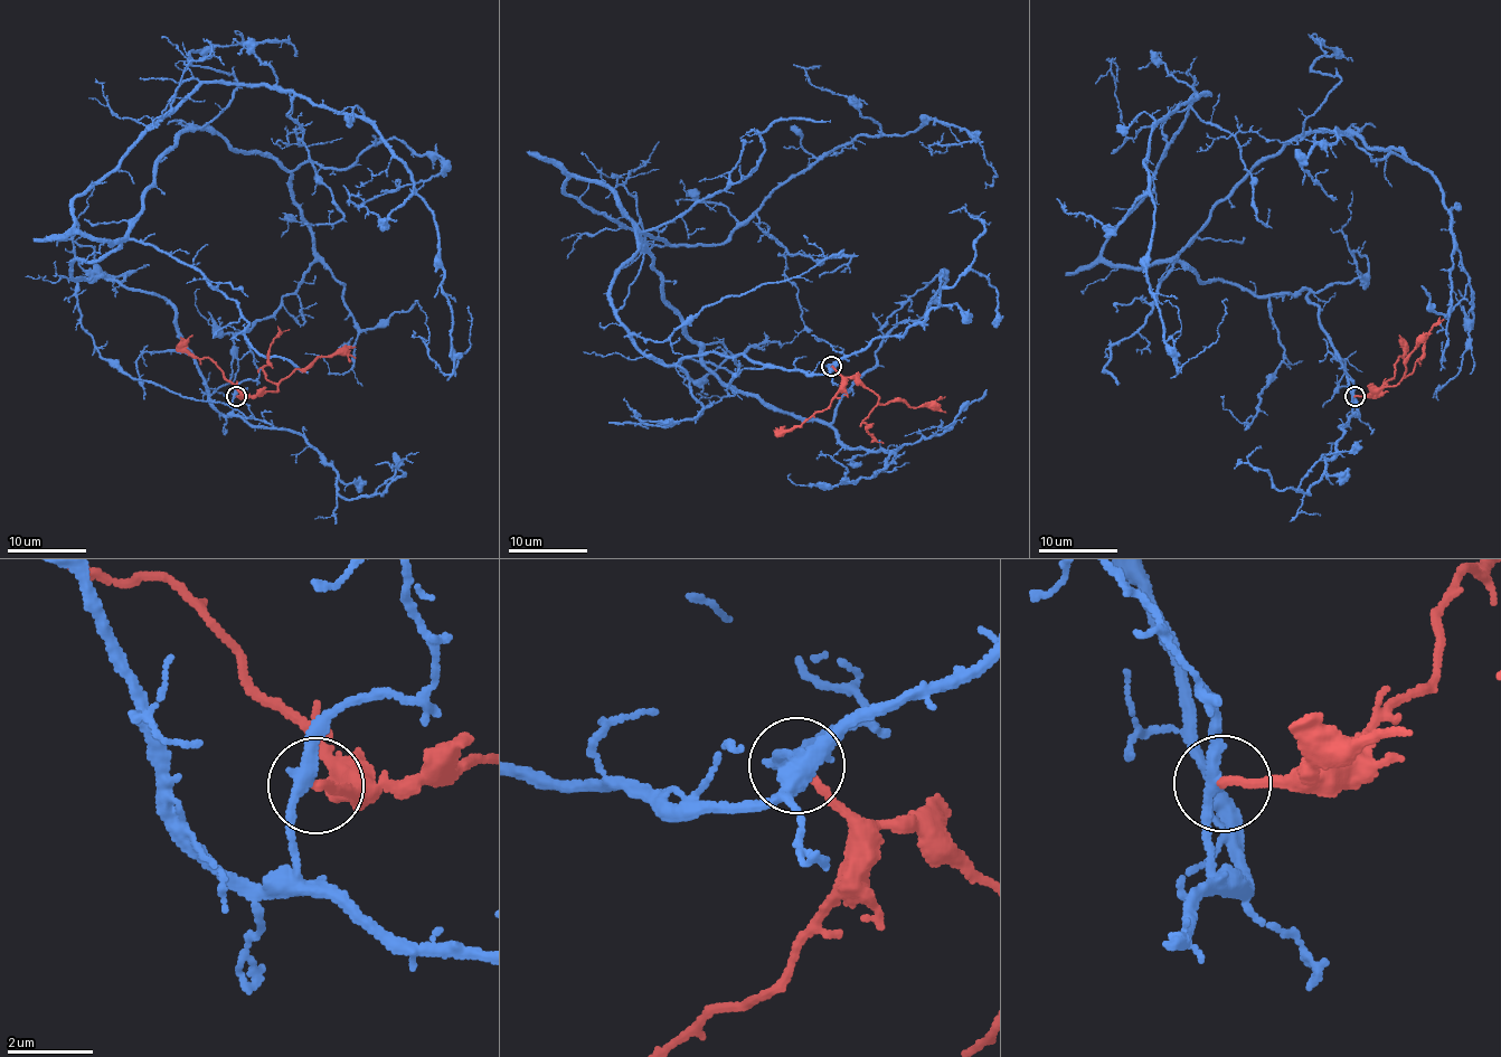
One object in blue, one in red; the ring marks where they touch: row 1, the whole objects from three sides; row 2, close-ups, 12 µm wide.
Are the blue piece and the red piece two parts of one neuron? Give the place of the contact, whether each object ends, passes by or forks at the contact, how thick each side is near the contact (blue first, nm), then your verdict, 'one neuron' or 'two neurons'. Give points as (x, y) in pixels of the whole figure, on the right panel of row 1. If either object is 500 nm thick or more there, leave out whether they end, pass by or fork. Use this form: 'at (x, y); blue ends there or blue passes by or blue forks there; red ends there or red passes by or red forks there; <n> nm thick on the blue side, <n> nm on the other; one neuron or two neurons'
at (1355, 396); blue passes by; red ends there; 280 nm thick on the blue side, 200 nm on the other; two neurons

